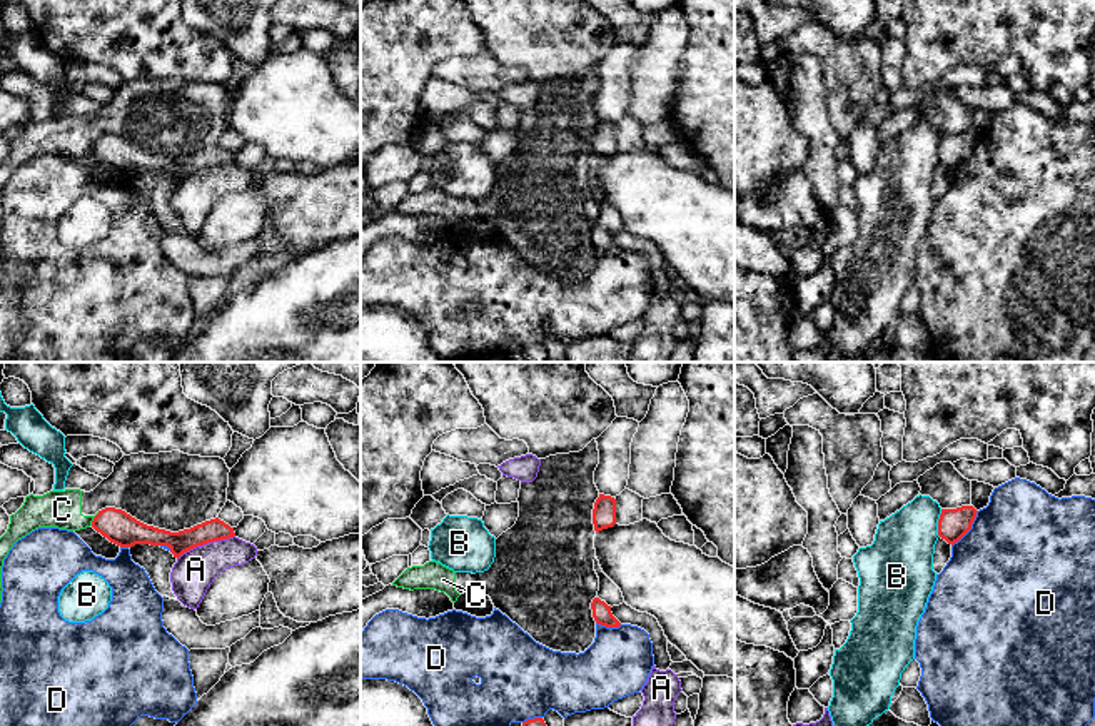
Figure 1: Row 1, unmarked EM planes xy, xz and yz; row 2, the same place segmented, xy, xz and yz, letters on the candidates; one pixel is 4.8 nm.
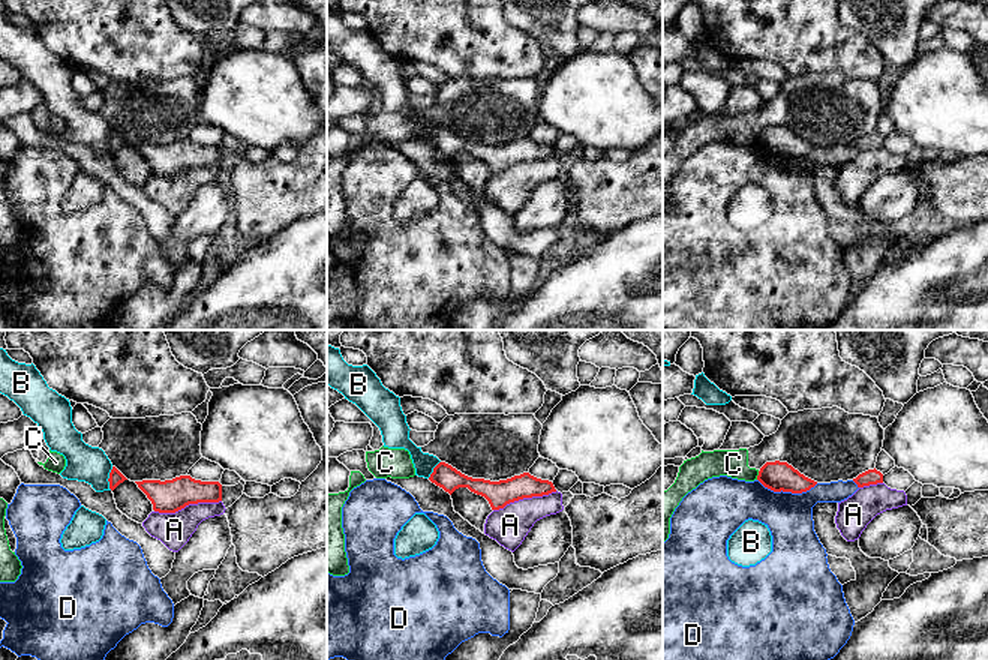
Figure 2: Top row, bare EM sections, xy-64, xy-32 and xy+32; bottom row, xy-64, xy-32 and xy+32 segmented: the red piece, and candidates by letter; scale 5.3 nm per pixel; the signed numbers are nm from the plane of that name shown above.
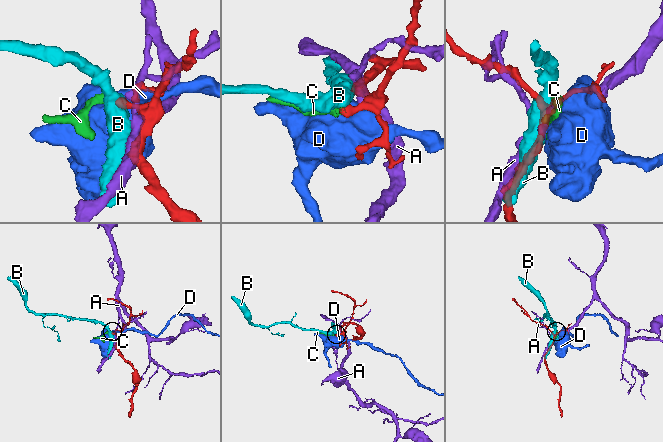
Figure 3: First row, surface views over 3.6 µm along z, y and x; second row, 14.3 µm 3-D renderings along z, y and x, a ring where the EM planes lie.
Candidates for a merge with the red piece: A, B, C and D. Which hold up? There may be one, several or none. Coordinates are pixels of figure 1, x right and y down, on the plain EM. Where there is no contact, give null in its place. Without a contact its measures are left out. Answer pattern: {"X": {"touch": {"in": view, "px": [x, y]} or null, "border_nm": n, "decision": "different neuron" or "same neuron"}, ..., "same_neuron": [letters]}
{"A": {"touch": {"in": "xy", "px": [206, 169]}, "border_nm": 300, "decision": "different neuron"}, "B": {"touch": {"in": "yz", "px": [938, 149]}, "border_nm": 140, "decision": "different neuron"}, "C": {"touch": {"in": "xy", "px": [94, 146]}, "border_nm": 80, "decision": "different neuron"}, "D": {"touch": {"in": "yz", "px": [968, 156]}, "border_nm": 220, "decision": "different neuron"}, "same_neuron": []}

